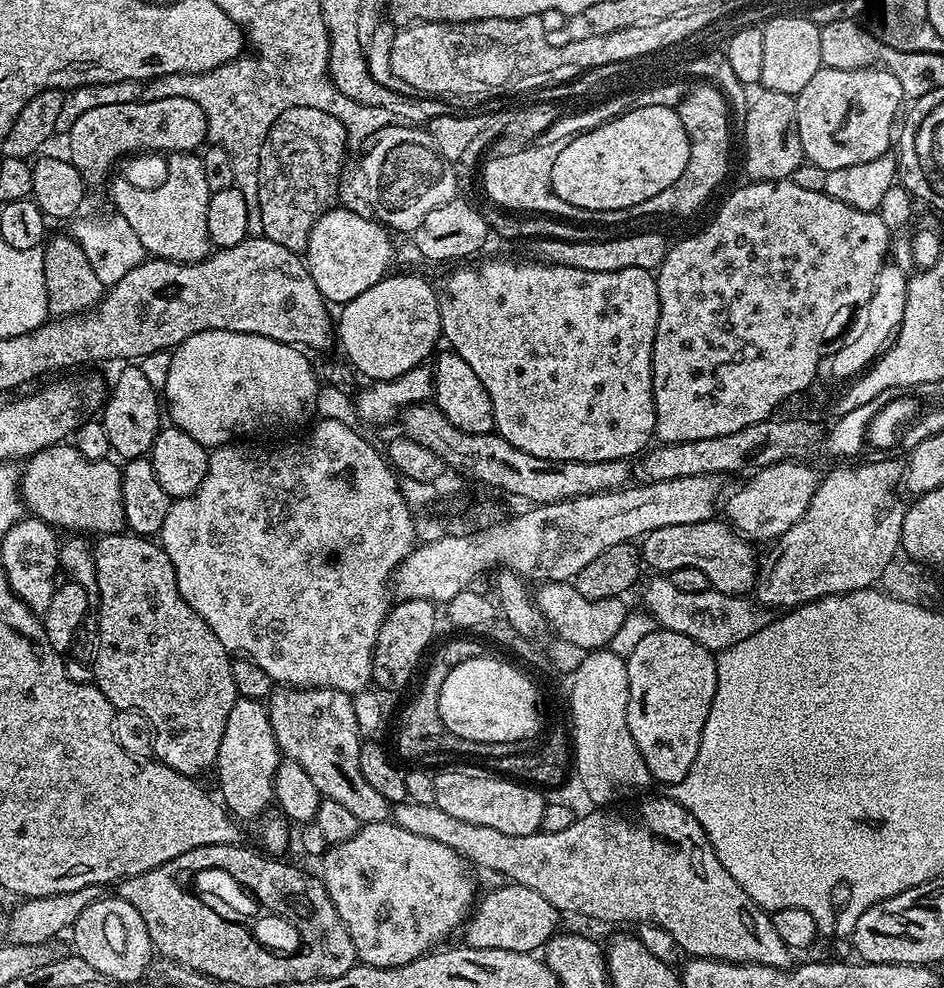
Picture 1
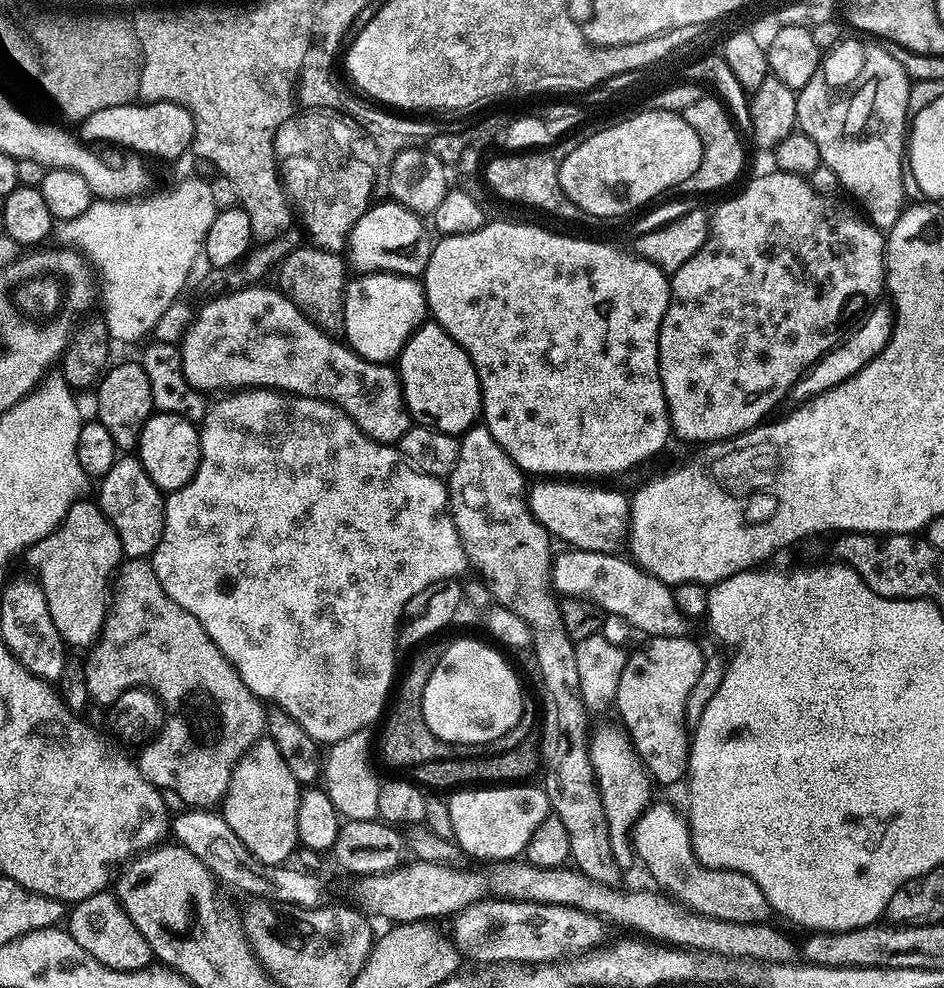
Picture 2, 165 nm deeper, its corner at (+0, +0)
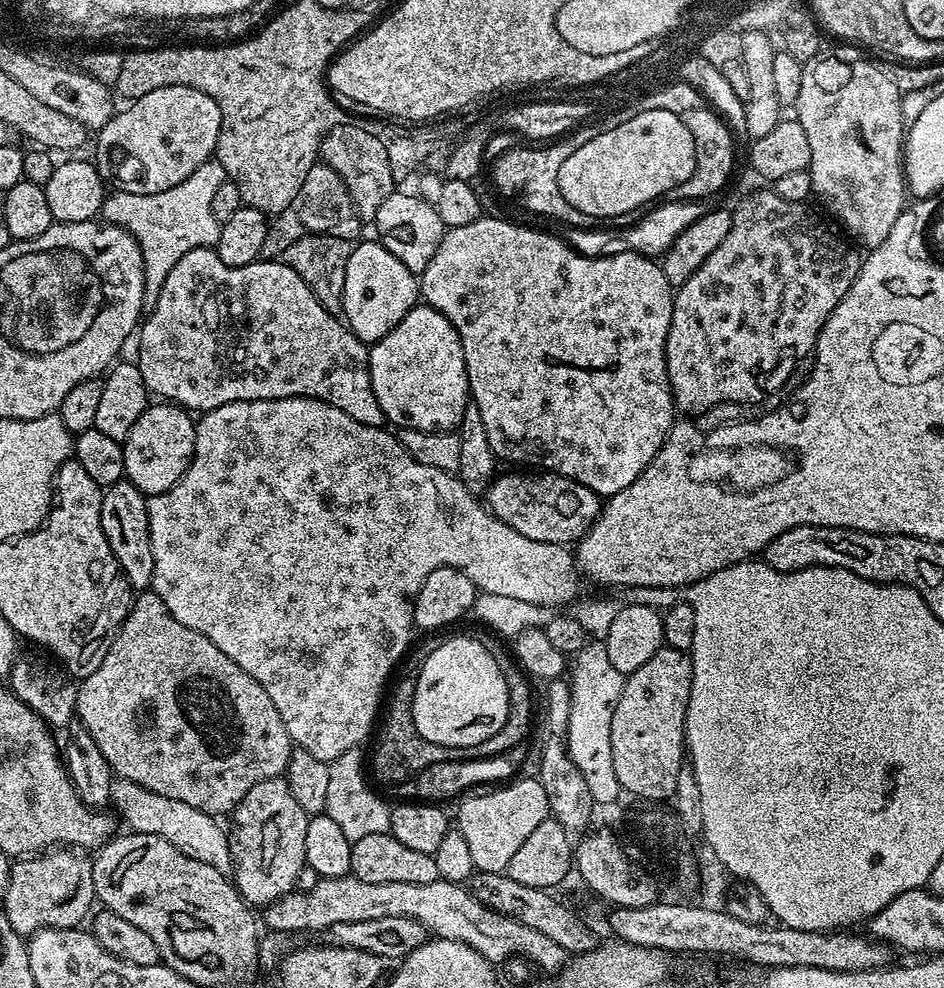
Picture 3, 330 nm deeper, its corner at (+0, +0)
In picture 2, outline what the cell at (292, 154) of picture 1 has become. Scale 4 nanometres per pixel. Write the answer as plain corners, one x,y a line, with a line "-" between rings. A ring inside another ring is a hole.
302,111
294,117
282,122
282,126
276,129
276,158
278,161
278,172
282,177
282,183
286,189
287,195
290,197
291,203
294,205
295,215
304,223
304,232
309,236
307,238
313,248
321,248
324,251
333,253
343,253
348,243
348,235
352,233
352,228
358,222
358,218
362,218
362,214
373,203
372,187
376,184
376,168
381,167
380,160
377,156
375,142
372,137
366,134
365,129
359,123
353,122
343,112
336,111

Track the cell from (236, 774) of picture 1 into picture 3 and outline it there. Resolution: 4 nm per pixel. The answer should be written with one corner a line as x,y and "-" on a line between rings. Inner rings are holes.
276,777
251,787
232,813
232,819
232,828
230,824
228,830
233,864
232,878
240,896
250,906
267,906
281,900
286,893
296,888
298,873
306,865
306,826
310,819
308,813
295,801
287,779

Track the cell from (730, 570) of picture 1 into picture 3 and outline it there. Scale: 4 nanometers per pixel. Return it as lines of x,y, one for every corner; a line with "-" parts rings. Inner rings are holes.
512,470
509,476
497,475
486,489
486,507
497,520
506,522
518,534
526,534
526,538
534,538
534,542
550,542
551,544
575,545
590,530
596,517
600,515
602,507
601,497
594,490
582,486
565,476
558,476
555,472
543,470
529,471
529,476
523,476
523,471

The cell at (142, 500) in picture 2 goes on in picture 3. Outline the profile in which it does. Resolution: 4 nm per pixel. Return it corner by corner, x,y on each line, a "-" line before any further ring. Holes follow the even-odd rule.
127,478
119,480
109,488
103,489
102,498
102,534
114,550
117,569
136,590
151,589
154,578
154,550
150,546
150,518
148,502
144,493
139,492

